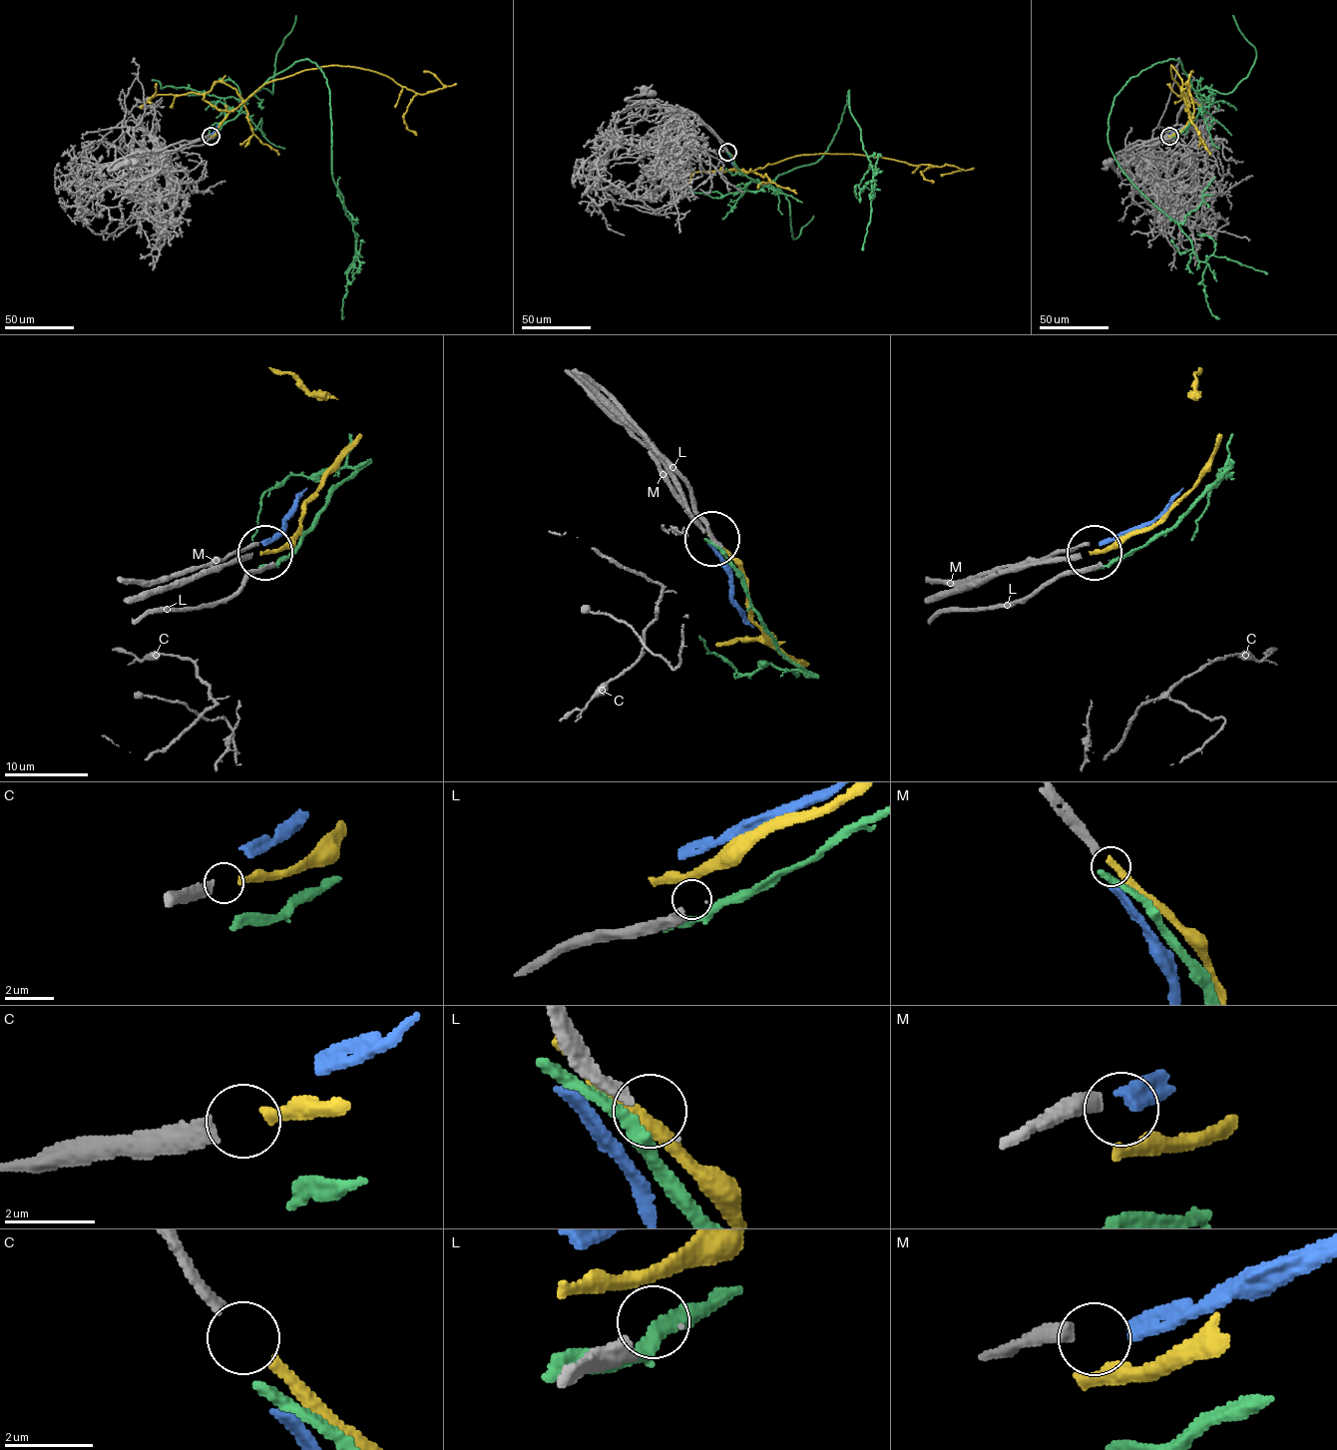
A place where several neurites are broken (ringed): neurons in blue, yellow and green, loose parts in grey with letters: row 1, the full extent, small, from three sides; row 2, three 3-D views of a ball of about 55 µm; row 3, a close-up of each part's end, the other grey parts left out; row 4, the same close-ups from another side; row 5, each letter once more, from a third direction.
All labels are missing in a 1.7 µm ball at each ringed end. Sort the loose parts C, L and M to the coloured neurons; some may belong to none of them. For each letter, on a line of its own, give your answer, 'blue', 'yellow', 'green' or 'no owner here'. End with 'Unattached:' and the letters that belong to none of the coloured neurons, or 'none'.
C: yellow
L: no owner here
M: blue
Unattached: L

